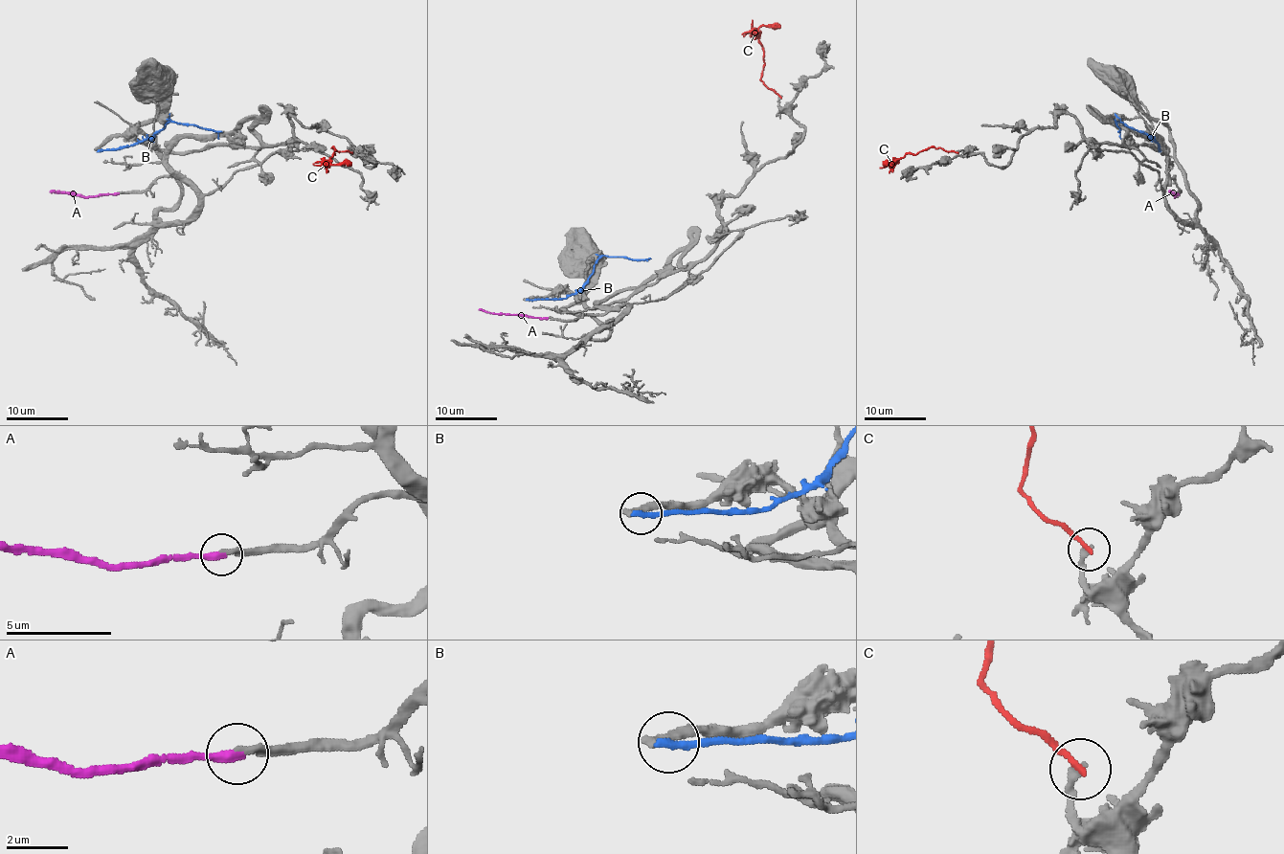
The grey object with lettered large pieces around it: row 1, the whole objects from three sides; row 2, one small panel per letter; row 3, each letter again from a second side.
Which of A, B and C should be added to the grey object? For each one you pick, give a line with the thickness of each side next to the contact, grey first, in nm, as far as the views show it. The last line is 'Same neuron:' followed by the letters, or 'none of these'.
A: 190/320 nm
Same neuron: A

